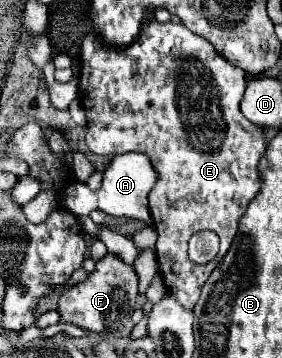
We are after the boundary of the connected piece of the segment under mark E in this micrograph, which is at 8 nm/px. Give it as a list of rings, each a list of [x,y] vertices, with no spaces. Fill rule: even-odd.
[[[152,19],[136,41],[126,47],[110,47],[102,43],[96,33],[88,33],[82,41],[80,57],[82,71],[78,91],[88,117],[86,145],[92,153],[104,157],[142,151],[150,159],[158,175],[150,191],[150,213],[158,231],[156,257],[160,275],[166,289],[176,295],[186,309],[192,309],[198,303],[202,285],[230,249],[242,213],[260,191],[258,161],[266,151],[266,133],[262,127],[250,123],[240,111],[246,73],[230,65],[210,41],[192,33],[182,23],[160,23],[156,19]],[[202,229],[210,229],[220,237],[220,251],[210,263],[196,265],[188,259],[188,239]]]

